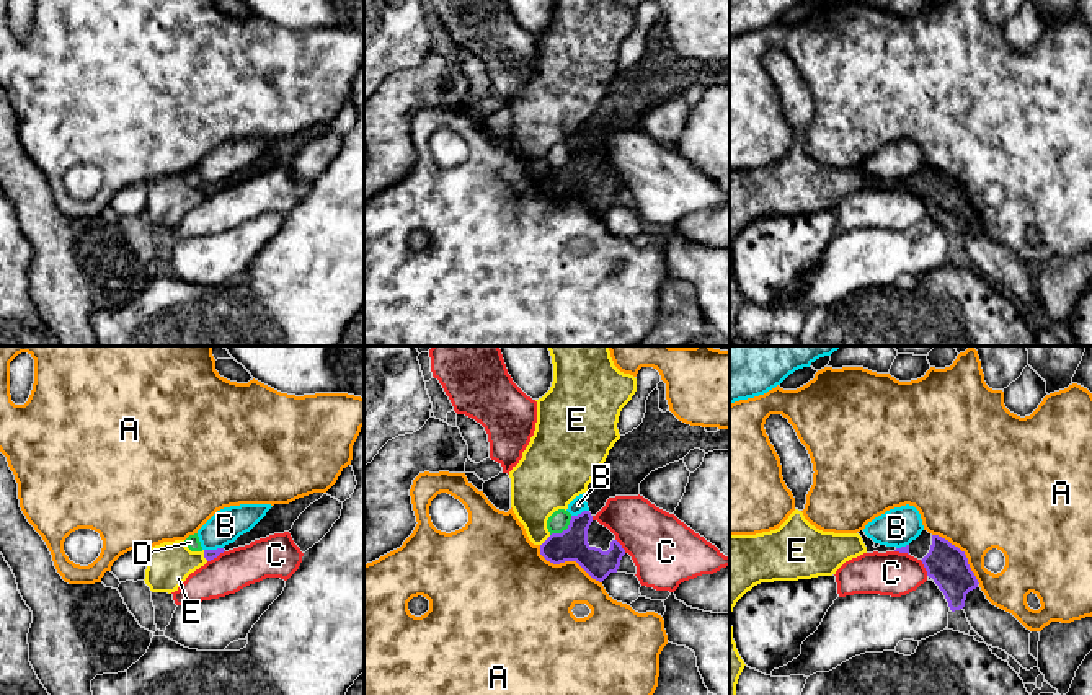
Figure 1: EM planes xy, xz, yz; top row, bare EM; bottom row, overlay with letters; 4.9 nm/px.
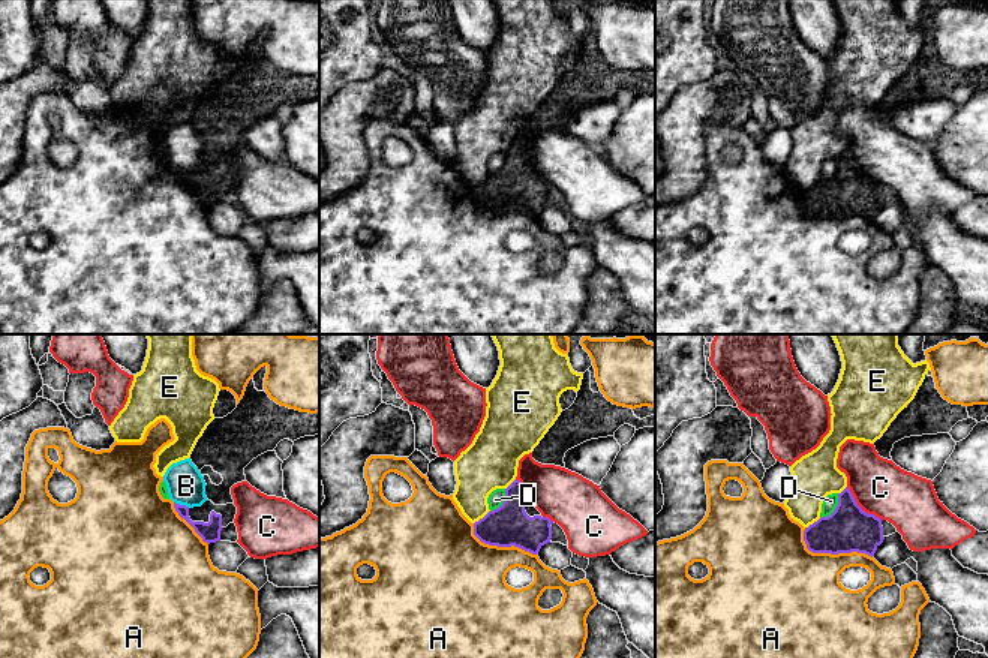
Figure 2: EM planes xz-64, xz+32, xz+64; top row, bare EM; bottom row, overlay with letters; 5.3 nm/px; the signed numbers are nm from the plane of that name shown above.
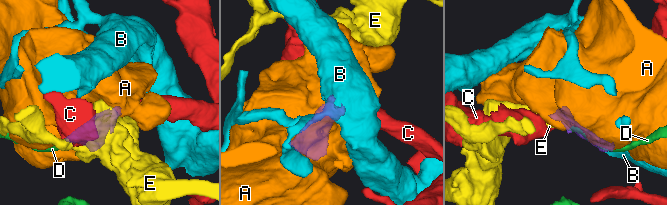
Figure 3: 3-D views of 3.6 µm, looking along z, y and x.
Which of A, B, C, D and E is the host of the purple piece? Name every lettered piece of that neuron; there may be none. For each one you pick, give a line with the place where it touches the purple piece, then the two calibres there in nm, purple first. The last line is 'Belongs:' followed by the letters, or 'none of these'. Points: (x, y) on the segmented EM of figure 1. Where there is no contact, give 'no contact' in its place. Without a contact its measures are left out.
Belongs: none of these

